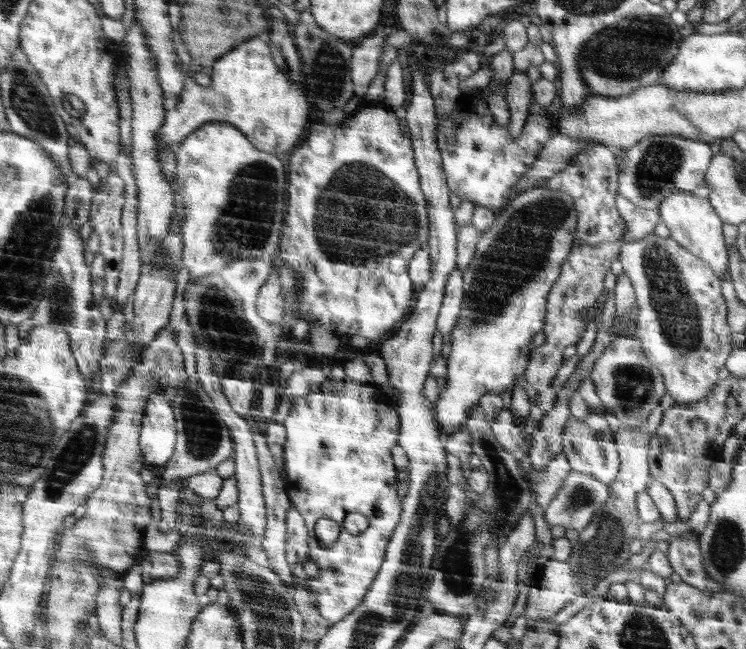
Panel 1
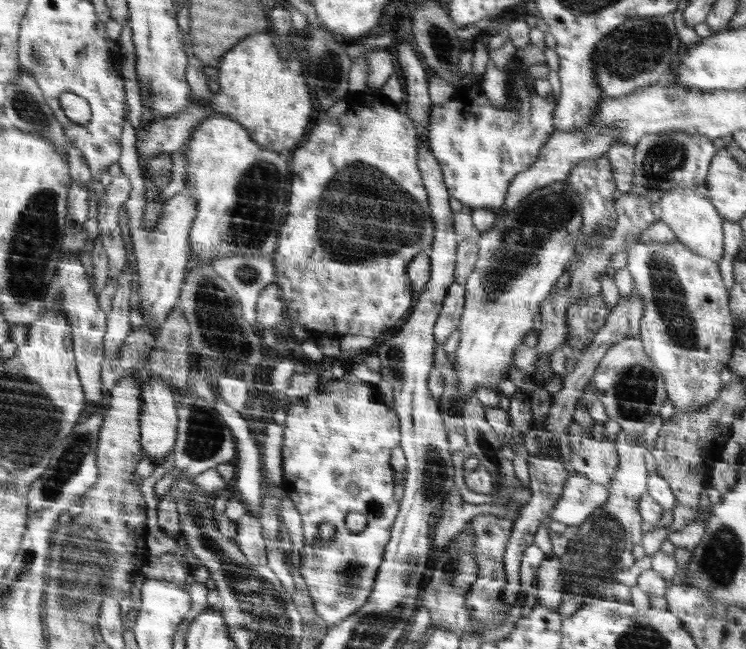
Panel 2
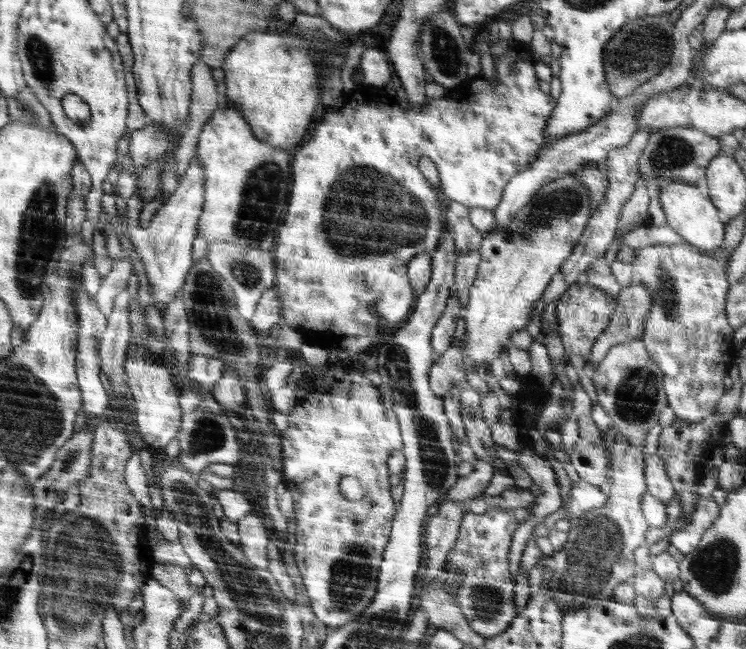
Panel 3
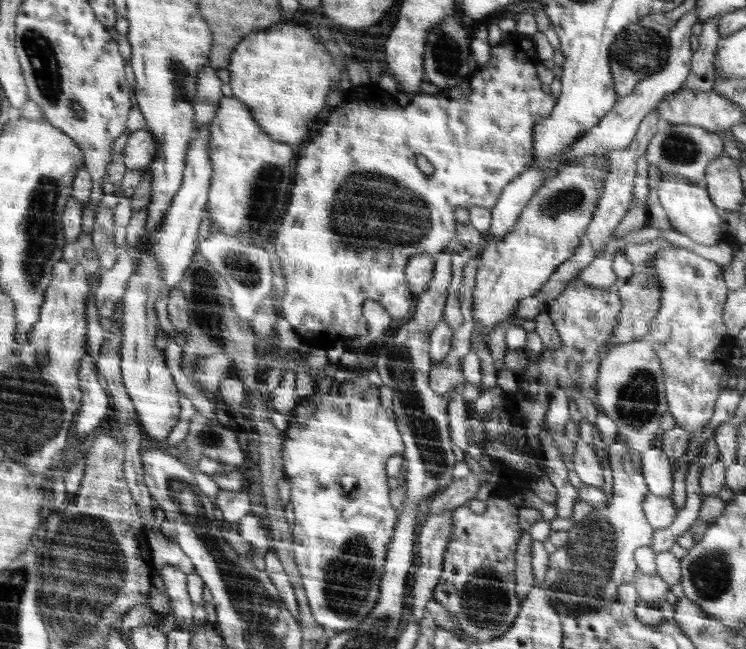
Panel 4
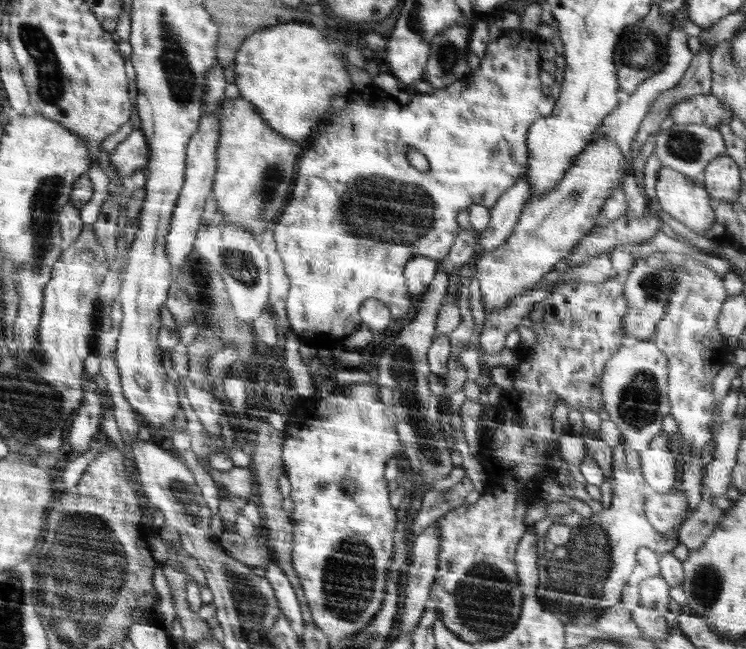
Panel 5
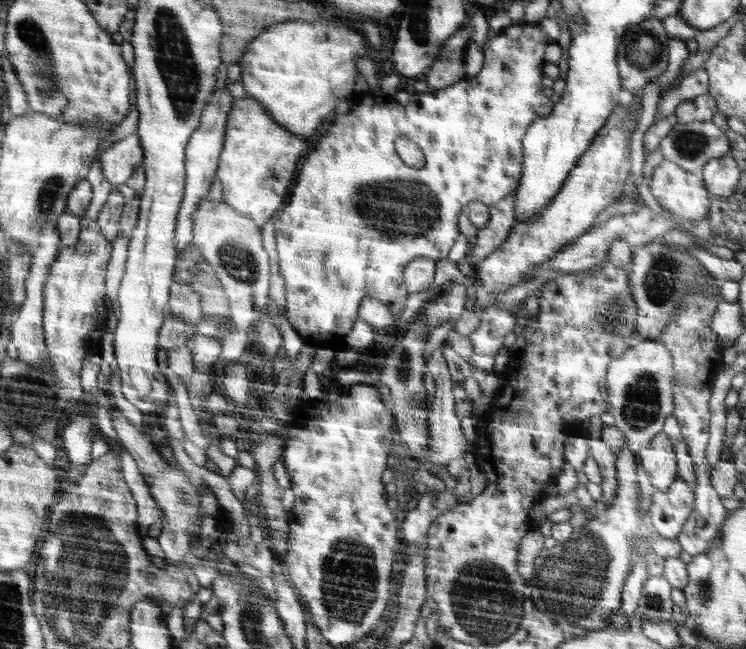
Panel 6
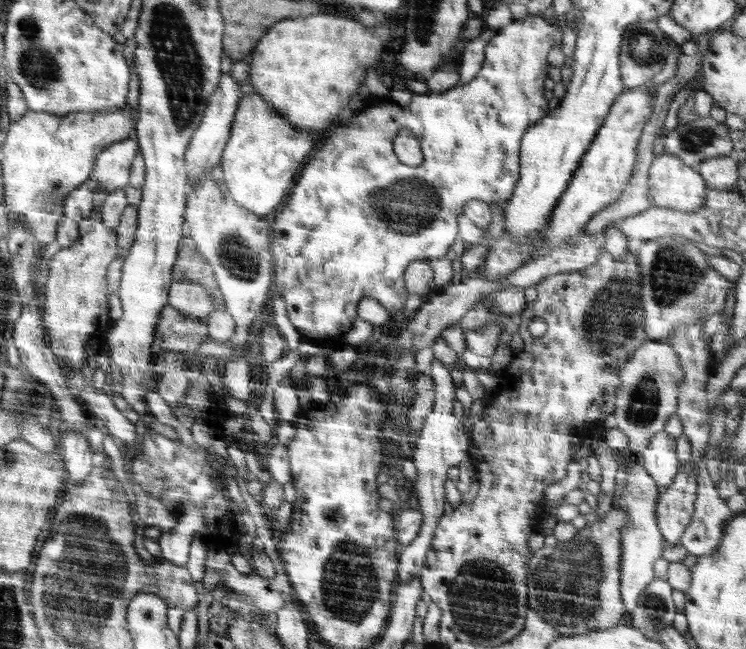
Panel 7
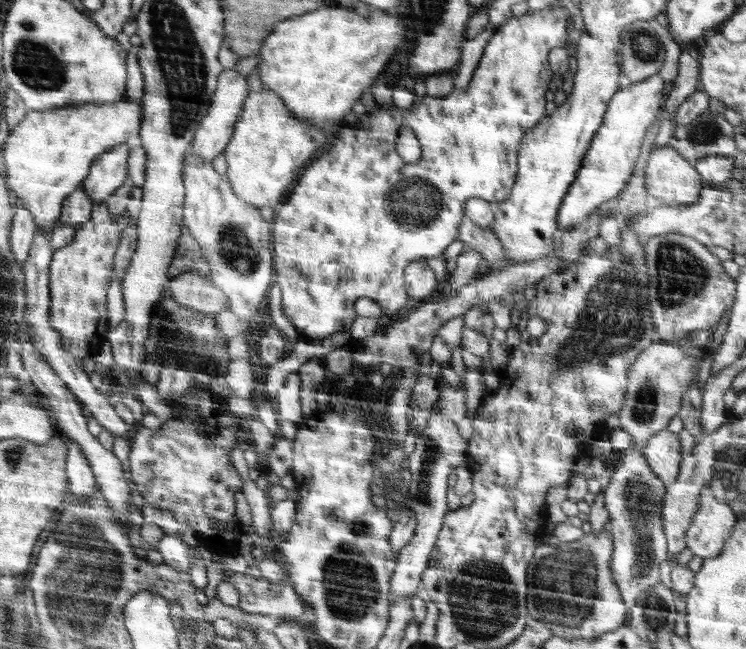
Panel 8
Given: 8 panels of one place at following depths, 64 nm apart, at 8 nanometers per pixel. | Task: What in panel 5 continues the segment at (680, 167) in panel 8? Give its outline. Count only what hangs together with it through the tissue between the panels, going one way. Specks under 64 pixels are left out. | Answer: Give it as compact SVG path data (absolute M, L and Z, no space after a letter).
M661 167L657 173L655 189L662 210L682 222L684 226L691 228L696 234L705 236L707 228L715 224L713 200L703 183L682 174L680 171Z

